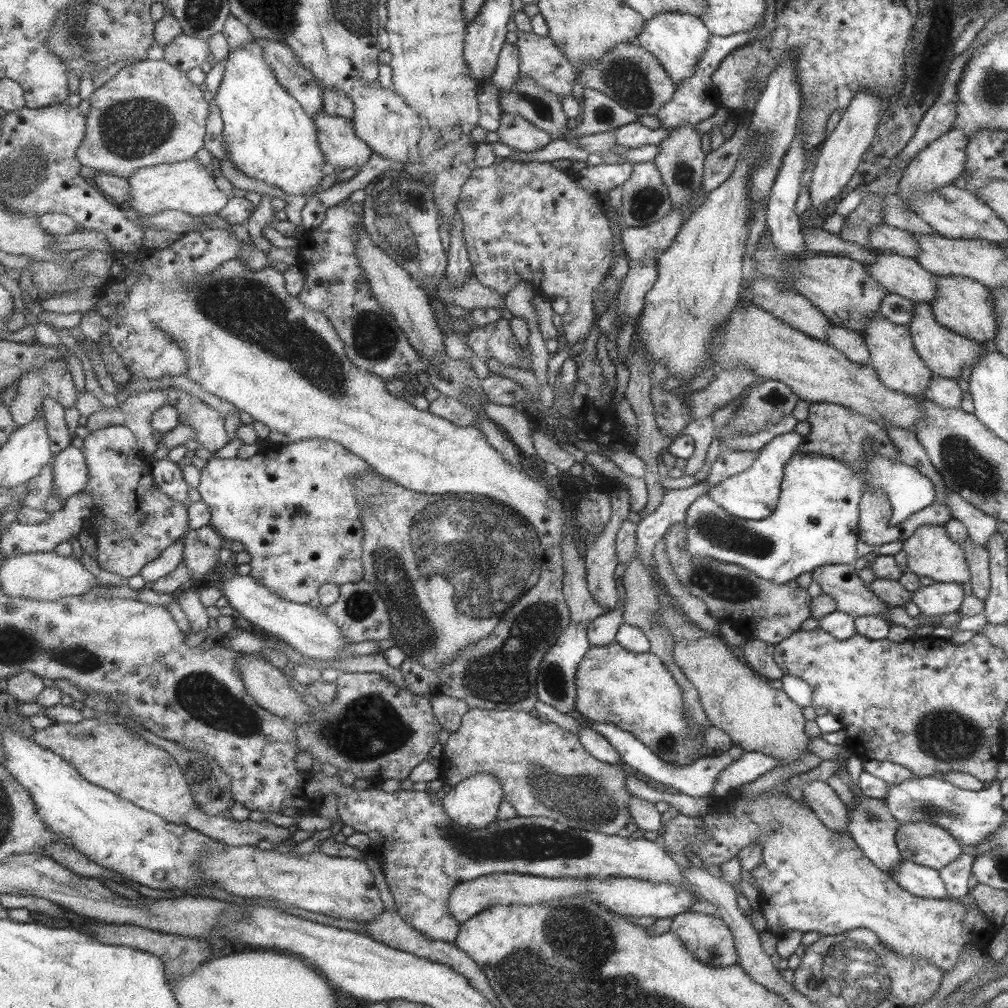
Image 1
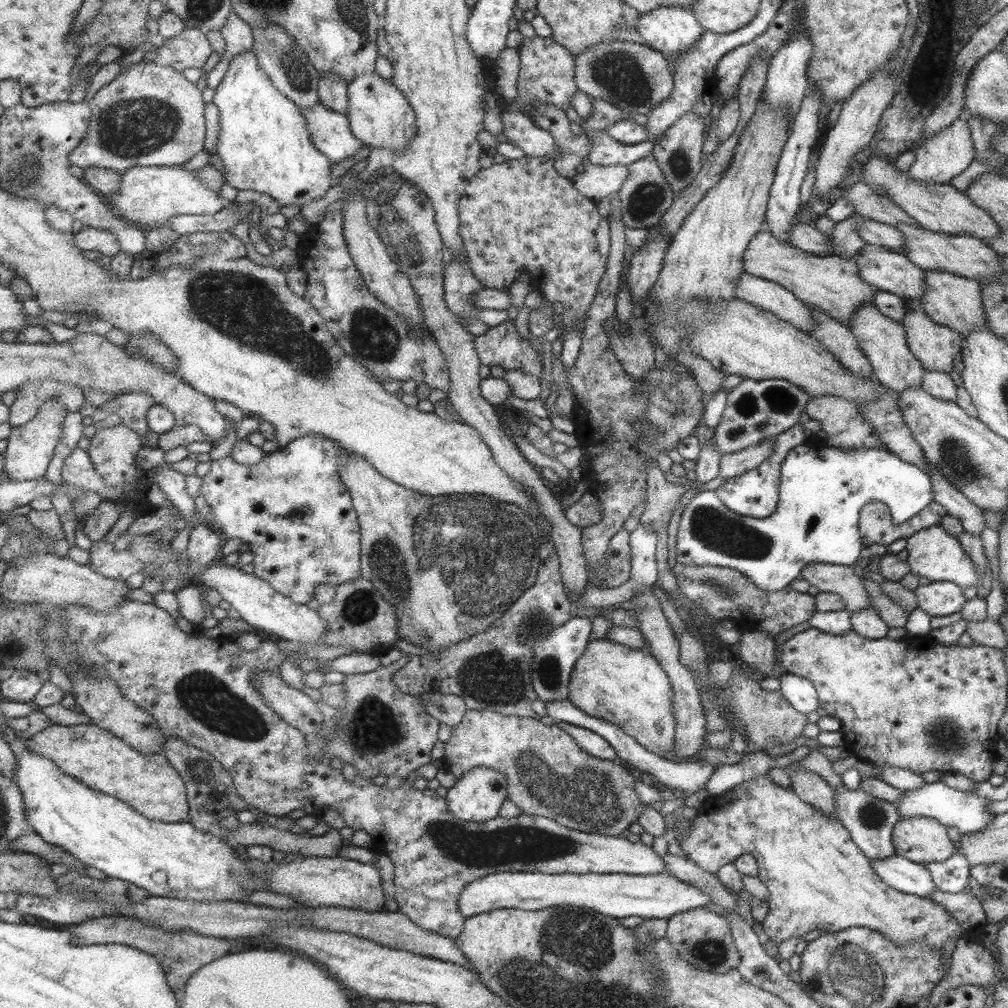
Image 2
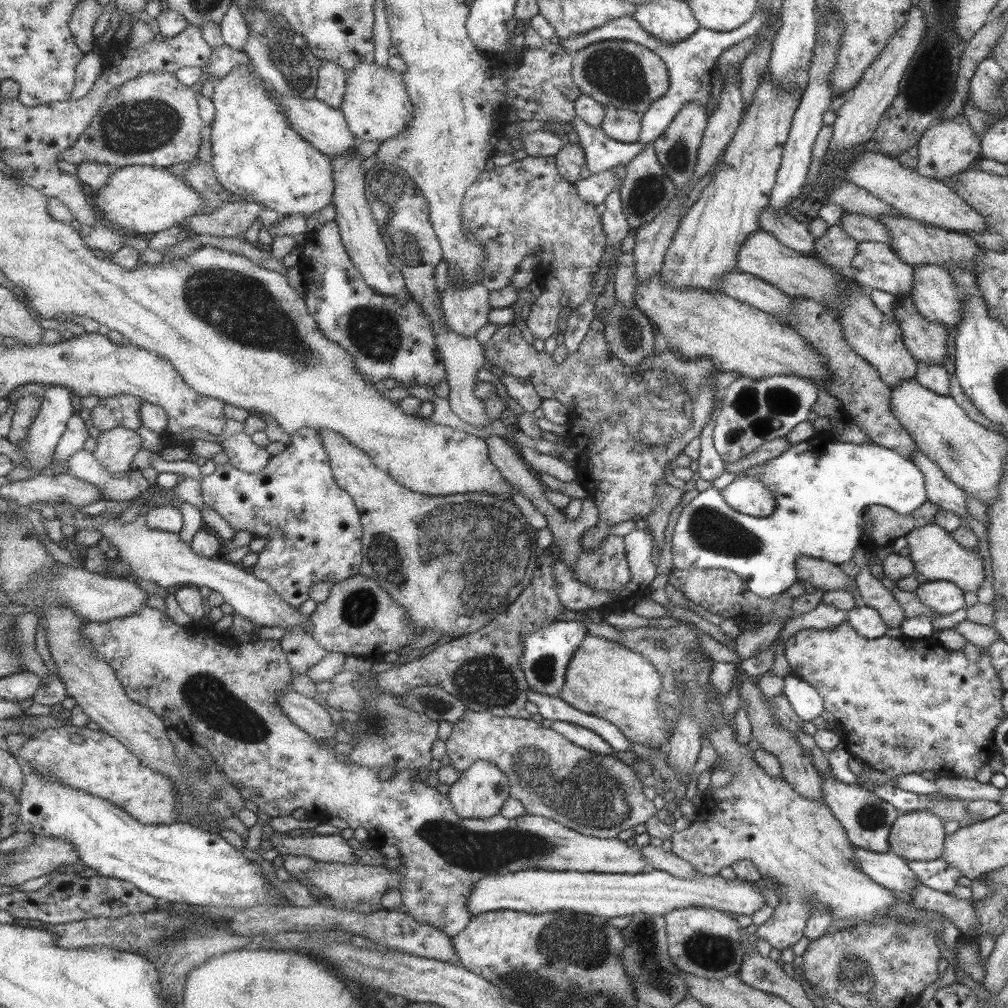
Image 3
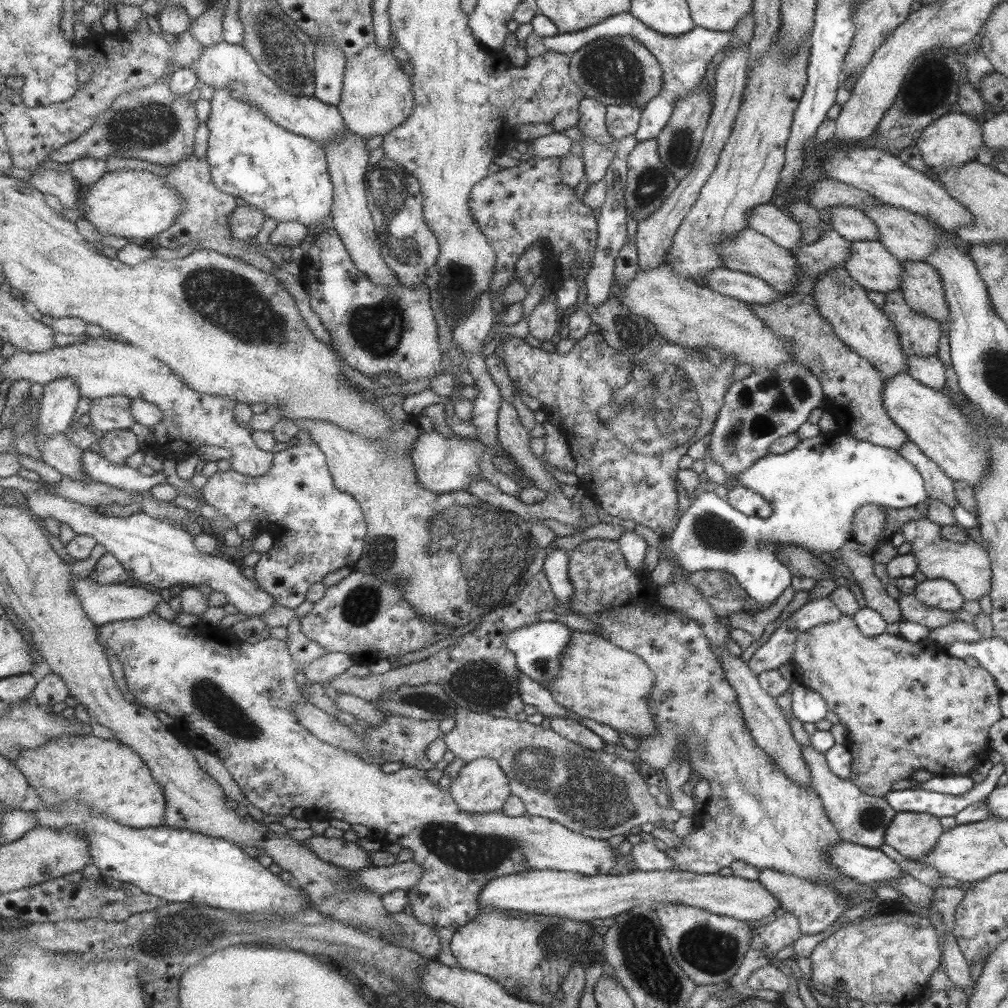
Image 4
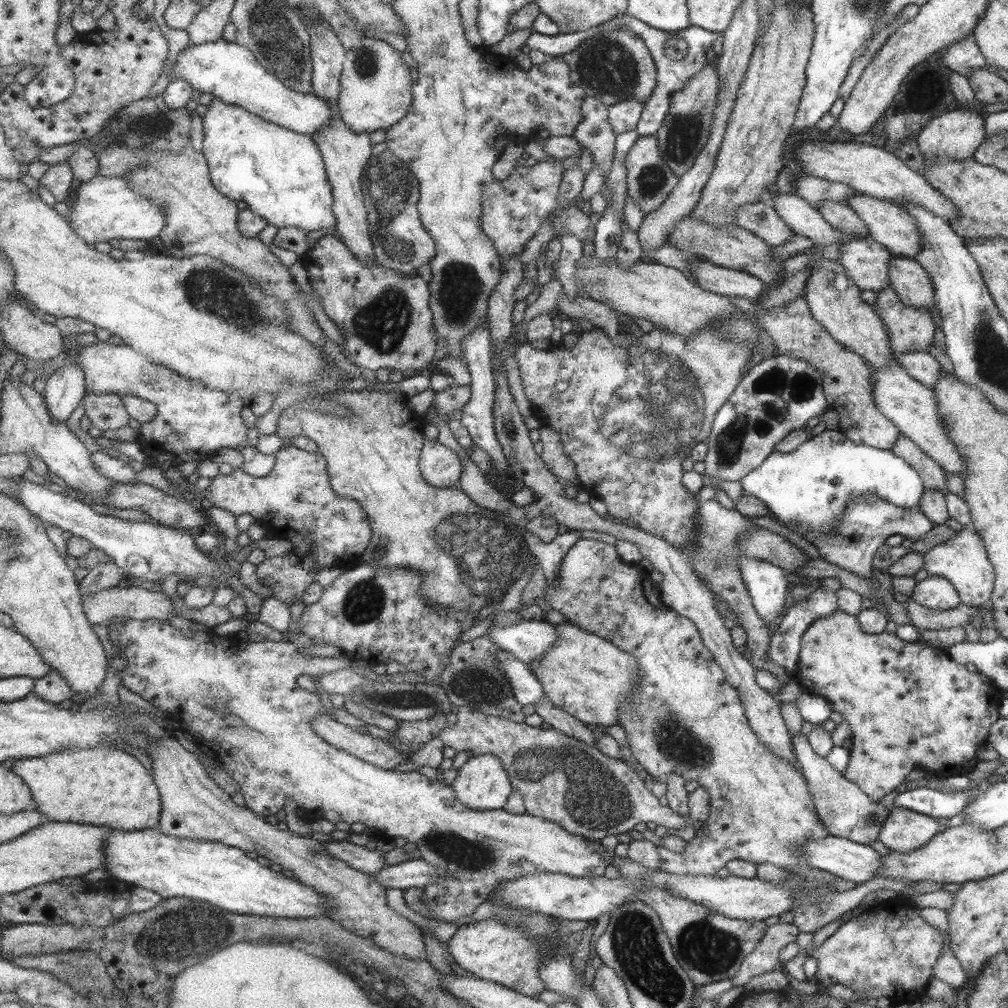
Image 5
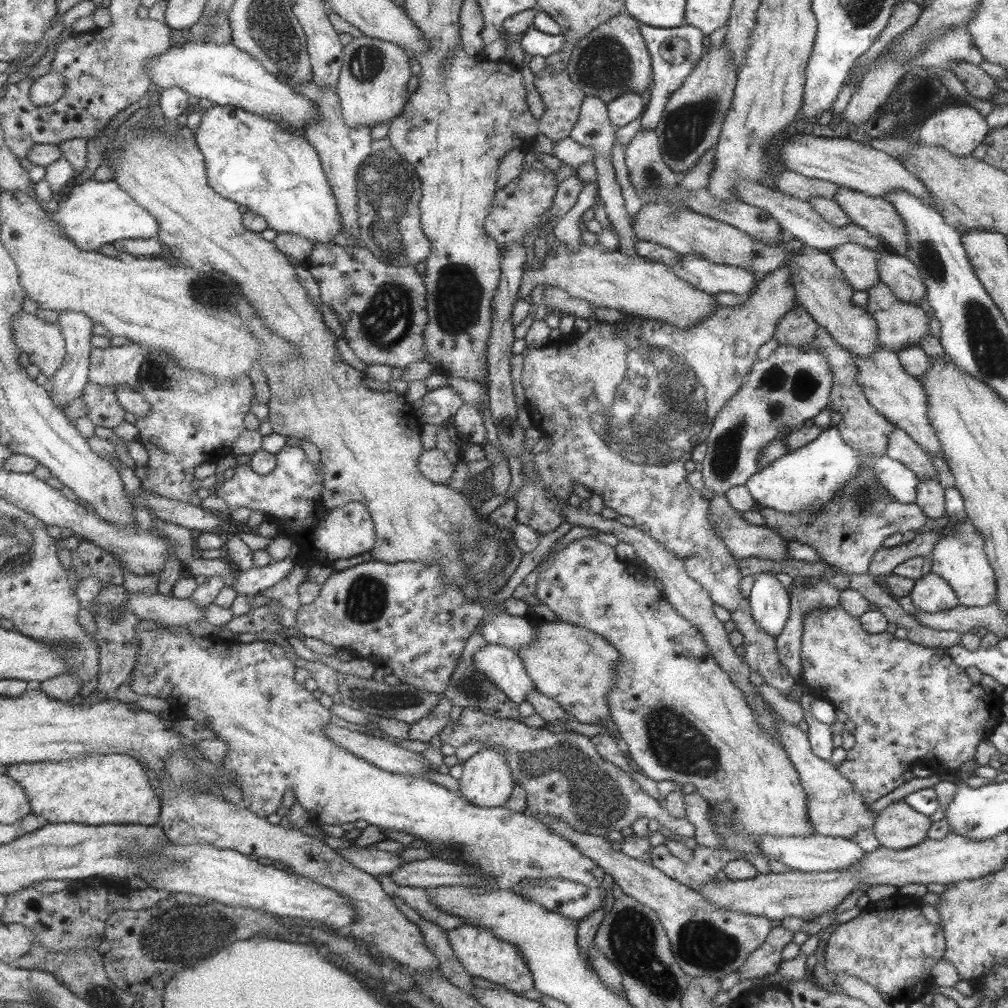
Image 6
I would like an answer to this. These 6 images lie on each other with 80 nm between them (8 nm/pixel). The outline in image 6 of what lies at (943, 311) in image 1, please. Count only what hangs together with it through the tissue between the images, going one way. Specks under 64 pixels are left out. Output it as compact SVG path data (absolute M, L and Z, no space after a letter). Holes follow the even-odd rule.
M882 250L877 258L878 276L900 301L919 304L926 289L916 265L904 255Z

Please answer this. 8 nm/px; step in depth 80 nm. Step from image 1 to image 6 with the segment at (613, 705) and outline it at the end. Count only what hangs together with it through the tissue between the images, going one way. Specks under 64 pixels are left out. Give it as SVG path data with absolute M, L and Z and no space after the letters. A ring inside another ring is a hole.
M536 616L525 617L529 623L534 623L534 641L515 649L515 654L524 663L524 669L535 686L535 691L557 703L565 713L571 714L577 722L583 724L596 724L600 719L605 719L610 714L607 695L610 694L611 685L614 683L614 668L618 665L618 651L604 637L592 633L590 629L579 625L569 624L567 621L556 619L546 621Z

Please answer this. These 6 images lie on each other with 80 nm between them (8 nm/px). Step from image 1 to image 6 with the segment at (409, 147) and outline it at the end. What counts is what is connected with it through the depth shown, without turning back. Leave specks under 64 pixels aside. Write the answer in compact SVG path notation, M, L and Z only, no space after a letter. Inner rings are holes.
M359 36L342 48L342 67L335 87L345 123L351 128L390 122L403 112L407 82L411 78L409 58L399 45L377 37Z

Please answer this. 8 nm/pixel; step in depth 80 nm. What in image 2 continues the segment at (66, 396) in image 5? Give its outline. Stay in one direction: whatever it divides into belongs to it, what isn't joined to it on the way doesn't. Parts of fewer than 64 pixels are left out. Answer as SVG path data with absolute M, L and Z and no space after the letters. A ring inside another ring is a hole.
M57 397L49 399L43 407L40 408L38 416L31 420L31 423L19 427L12 428L5 453L5 476L9 481L17 480L37 480L48 472L56 447L60 444L61 431L64 430L65 419L67 419L69 411L65 408L65 403Z

